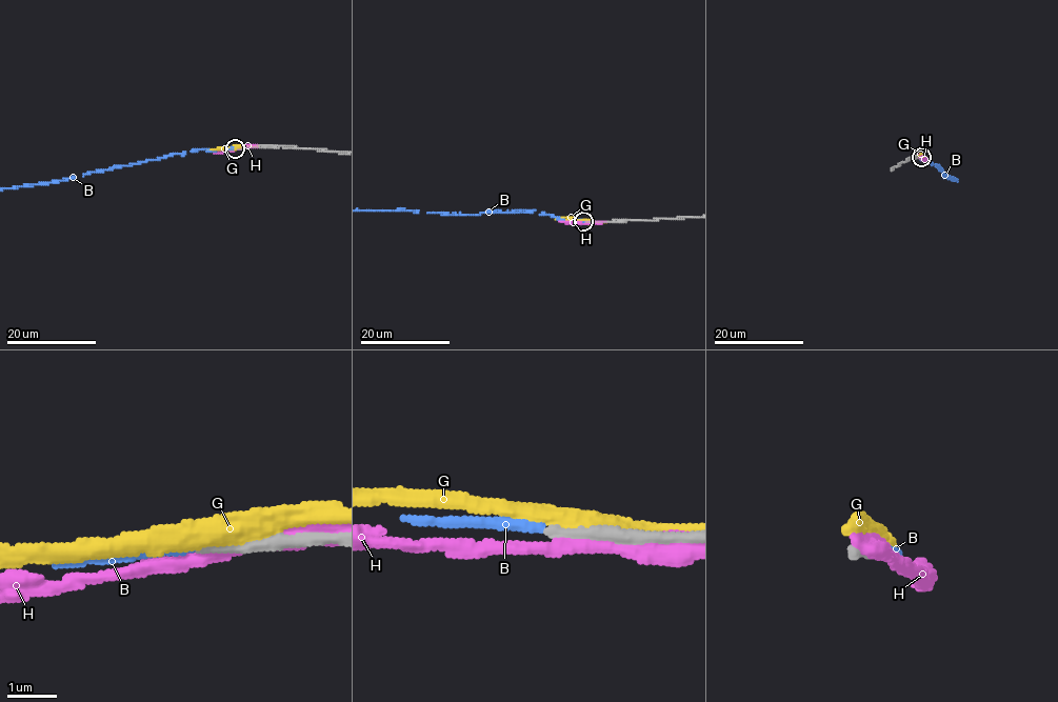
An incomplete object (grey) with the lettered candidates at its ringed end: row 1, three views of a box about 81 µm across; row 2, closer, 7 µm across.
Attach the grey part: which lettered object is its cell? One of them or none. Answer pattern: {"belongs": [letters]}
{"belongs": ["B"]}

